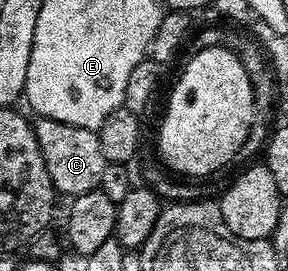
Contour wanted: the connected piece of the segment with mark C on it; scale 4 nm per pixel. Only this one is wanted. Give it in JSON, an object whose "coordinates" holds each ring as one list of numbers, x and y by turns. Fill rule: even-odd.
{"coordinates":[[41,117,35,119,34,129,38,148,42,152,42,160,46,160,46,172,50,172,52,187,57,195,75,196,99,187,102,172,106,172,108,161,106,156,102,156,102,144,97,131]]}

